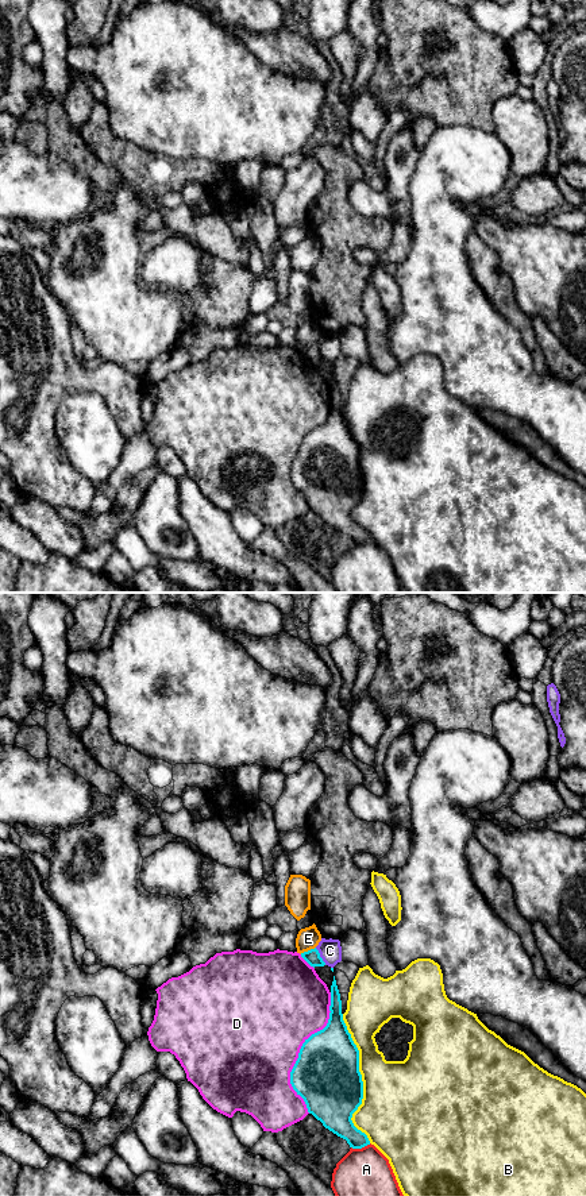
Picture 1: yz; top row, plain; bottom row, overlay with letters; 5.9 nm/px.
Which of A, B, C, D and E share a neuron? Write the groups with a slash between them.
A / B / C / D / E

